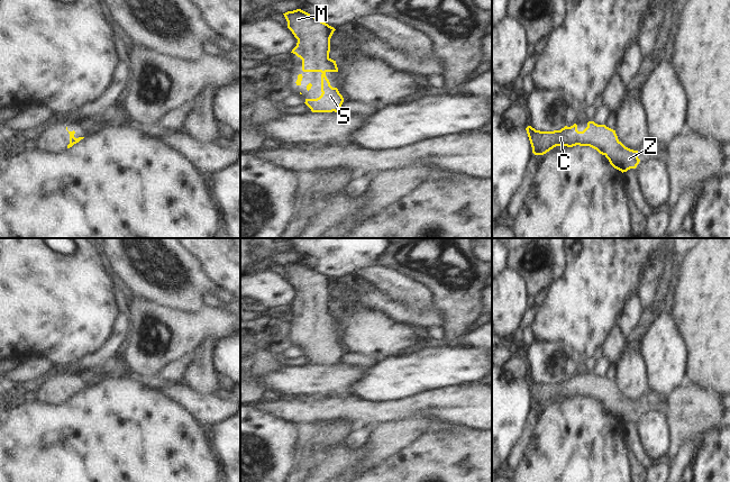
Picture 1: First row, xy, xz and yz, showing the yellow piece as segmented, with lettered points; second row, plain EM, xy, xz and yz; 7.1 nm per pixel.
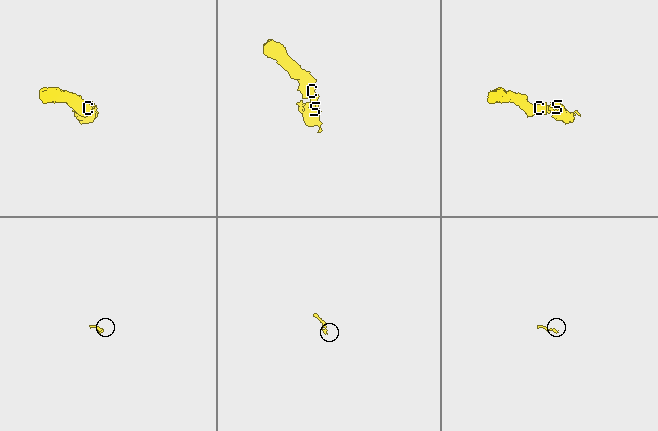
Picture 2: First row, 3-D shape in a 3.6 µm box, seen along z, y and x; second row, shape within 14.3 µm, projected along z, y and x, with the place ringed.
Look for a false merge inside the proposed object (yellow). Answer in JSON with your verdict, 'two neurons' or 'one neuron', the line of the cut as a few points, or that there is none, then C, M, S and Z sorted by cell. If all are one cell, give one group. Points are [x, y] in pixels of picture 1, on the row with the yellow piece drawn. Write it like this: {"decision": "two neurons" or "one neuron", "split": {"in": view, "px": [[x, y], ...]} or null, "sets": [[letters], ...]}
{"decision": "one neuron", "split": null, "sets": [["C", "M", "S", "Z"]]}

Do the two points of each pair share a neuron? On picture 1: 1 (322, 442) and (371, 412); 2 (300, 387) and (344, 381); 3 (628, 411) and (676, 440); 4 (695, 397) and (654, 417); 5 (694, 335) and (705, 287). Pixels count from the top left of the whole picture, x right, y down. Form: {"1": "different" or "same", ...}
{"1": "different", "2": "same", "3": "same", "4": "different", "5": "same"}

